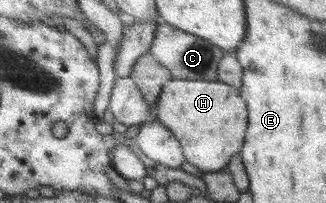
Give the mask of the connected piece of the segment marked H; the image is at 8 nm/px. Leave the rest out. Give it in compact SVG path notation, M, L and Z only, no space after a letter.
M171 79L160 94L157 119L180 140L186 160L203 173L222 171L241 152L249 122L247 104L239 90L223 82Z

